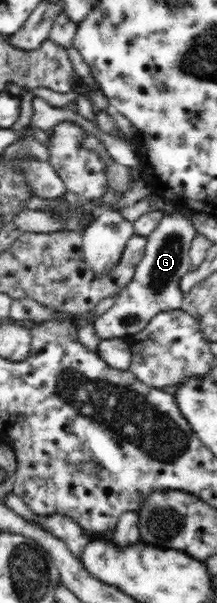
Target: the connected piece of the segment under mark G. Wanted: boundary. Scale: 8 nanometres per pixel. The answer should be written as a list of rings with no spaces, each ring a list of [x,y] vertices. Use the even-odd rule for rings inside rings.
[[[188,213],[163,215],[157,228],[147,237],[145,255],[137,265],[133,280],[115,294],[115,304],[92,322],[102,339],[130,338],[141,332],[156,314],[180,308],[184,294],[179,289],[179,280],[189,271],[191,242],[198,234],[191,219]]]

